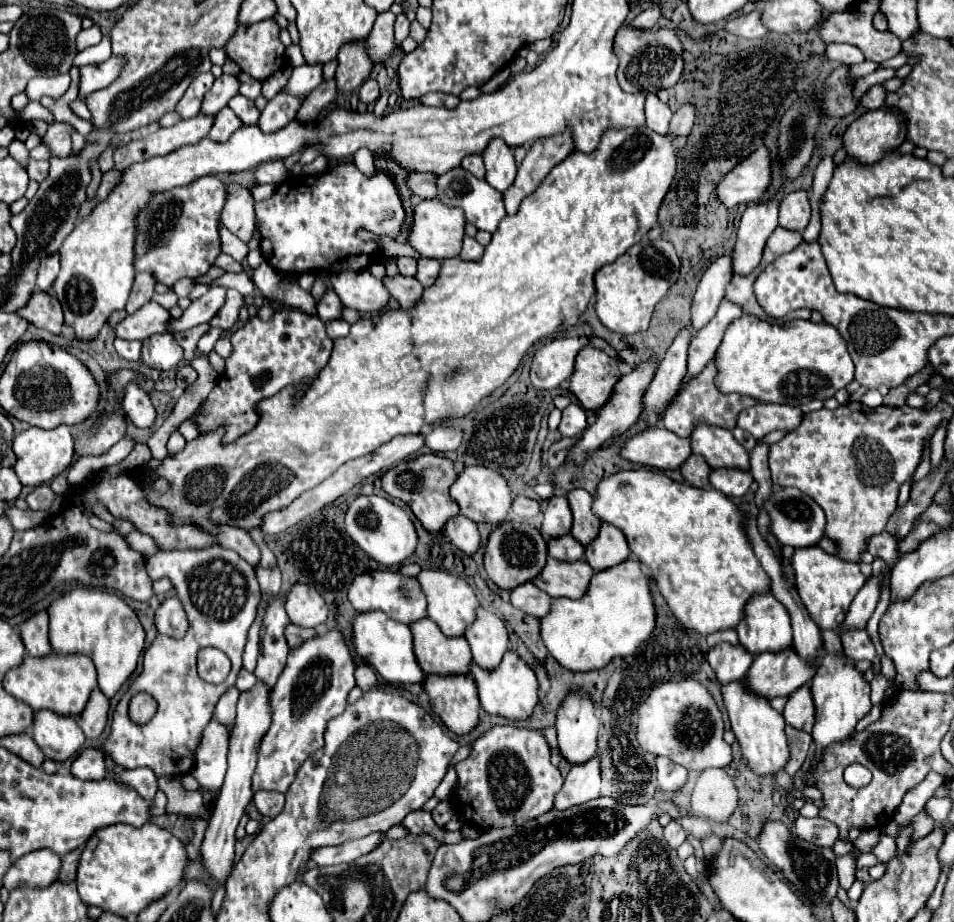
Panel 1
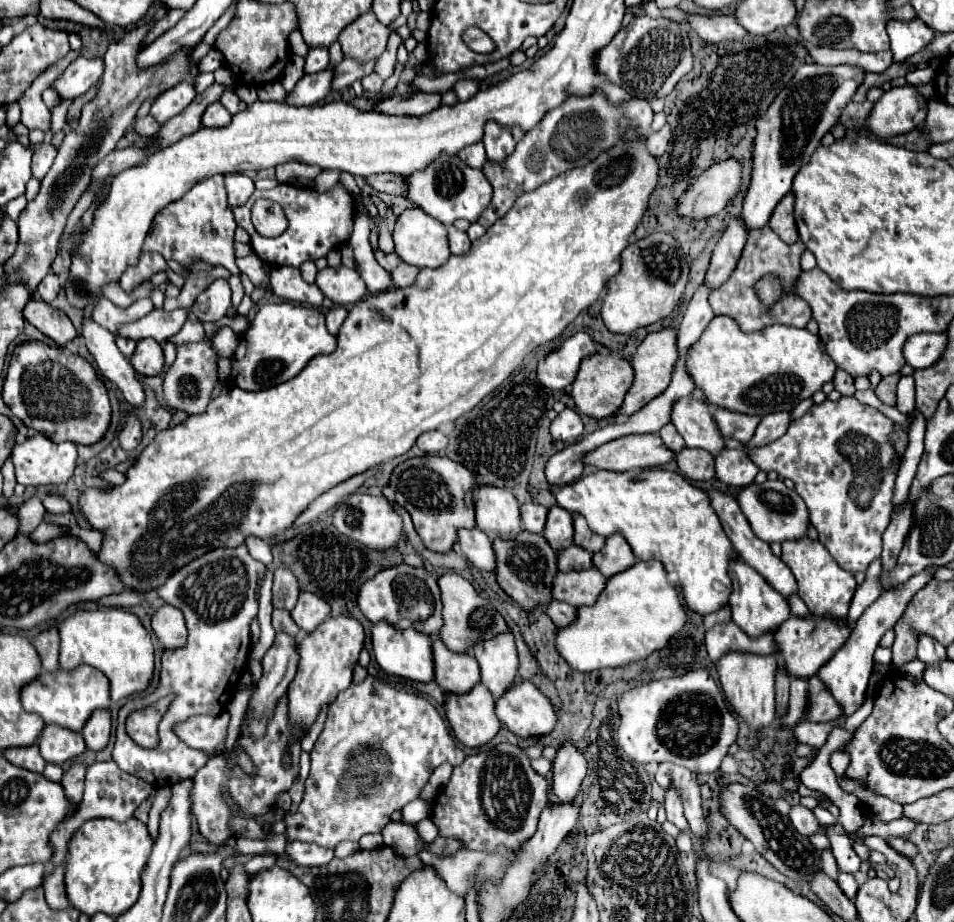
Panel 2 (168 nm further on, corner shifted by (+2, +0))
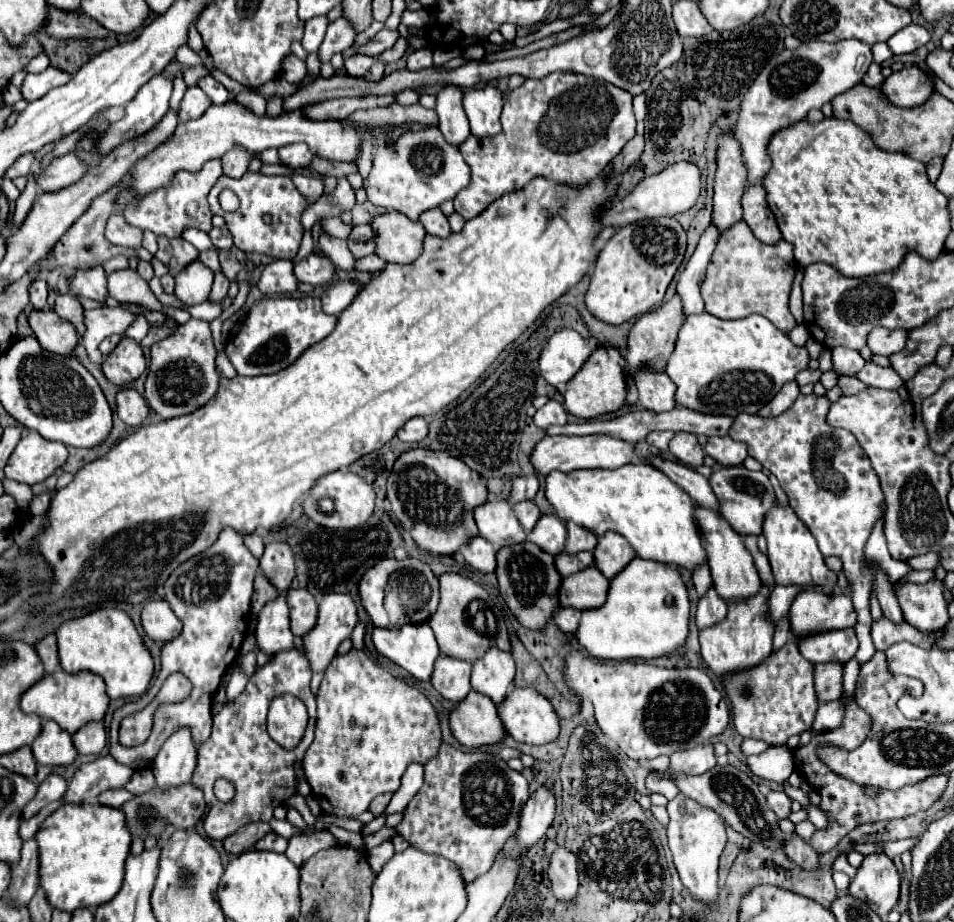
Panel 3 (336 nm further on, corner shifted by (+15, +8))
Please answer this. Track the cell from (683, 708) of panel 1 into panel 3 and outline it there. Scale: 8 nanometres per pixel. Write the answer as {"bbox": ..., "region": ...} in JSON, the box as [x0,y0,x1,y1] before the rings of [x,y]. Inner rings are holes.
{"bbox":[565,651,731,761],"region":[[[575,651],[567,655],[565,679],[567,685],[573,689],[573,693],[587,697],[593,703],[597,725],[605,733],[605,737],[615,741],[621,747],[621,751],[635,761],[655,759],[659,755],[669,757],[681,745],[683,749],[693,749],[697,745],[703,745],[705,741],[719,737],[727,729],[731,719],[725,697],[715,689],[705,669],[697,669],[697,667],[667,669],[649,663],[629,663],[629,661],[621,661],[615,665],[601,665],[601,663],[593,663],[583,653]]]}

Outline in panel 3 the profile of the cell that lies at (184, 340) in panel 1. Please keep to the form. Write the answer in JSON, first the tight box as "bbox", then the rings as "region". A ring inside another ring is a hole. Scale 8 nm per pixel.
{"bbox":[145,319,219,419],"region":[[[189,319],[185,325],[179,325],[177,331],[169,335],[169,339],[163,339],[151,347],[151,363],[149,363],[149,373],[145,381],[145,399],[149,401],[151,409],[155,409],[155,413],[161,419],[193,413],[215,395],[217,387],[219,387],[219,373],[215,369],[215,347],[213,347],[213,337],[211,337],[211,329],[207,321]]]}

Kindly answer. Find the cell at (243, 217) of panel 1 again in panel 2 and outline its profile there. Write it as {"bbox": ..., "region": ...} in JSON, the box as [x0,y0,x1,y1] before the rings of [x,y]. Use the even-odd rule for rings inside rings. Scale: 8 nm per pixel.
{"bbox":[226,173,254,207],"region":[[[240,173],[240,175],[226,175],[226,191],[228,191],[228,205],[234,207],[238,203],[246,203],[246,199],[254,193],[254,181]]]}

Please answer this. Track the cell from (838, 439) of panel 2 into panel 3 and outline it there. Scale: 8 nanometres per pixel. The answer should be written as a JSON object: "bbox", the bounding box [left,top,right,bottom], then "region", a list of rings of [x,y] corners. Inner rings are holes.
{"bbox":[729,395,883,665],"region":[[[799,395],[797,401],[779,417],[759,419],[759,415],[737,415],[729,437],[745,443],[749,447],[749,455],[779,479],[781,489],[789,497],[791,509],[813,533],[821,553],[835,555],[843,561],[843,571],[851,585],[851,601],[857,611],[855,631],[859,651],[855,659],[859,665],[865,665],[877,649],[871,641],[873,621],[869,613],[873,573],[863,563],[863,549],[873,523],[879,519],[883,491],[877,473],[857,443],[857,437],[825,423],[829,407],[831,401],[825,395]]]}

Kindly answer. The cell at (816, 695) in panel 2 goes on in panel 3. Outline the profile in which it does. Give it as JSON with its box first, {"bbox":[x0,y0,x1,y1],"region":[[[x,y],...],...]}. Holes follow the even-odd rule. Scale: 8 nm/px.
{"bbox":[813,663,843,703],"region":[[[839,663],[815,665],[813,679],[819,701],[827,703],[841,697],[841,677],[843,677],[843,667]]]}

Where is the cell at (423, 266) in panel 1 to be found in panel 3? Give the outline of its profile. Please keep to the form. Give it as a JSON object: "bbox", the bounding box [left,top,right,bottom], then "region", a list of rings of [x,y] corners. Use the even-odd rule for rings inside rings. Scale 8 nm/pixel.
{"bbox":[355,255,387,275],"region":[[[367,255],[367,257],[357,259],[355,269],[357,269],[357,271],[367,271],[367,273],[377,275],[379,271],[383,271],[383,269],[385,269],[385,265],[387,265],[387,263],[385,263],[379,255]]]}

